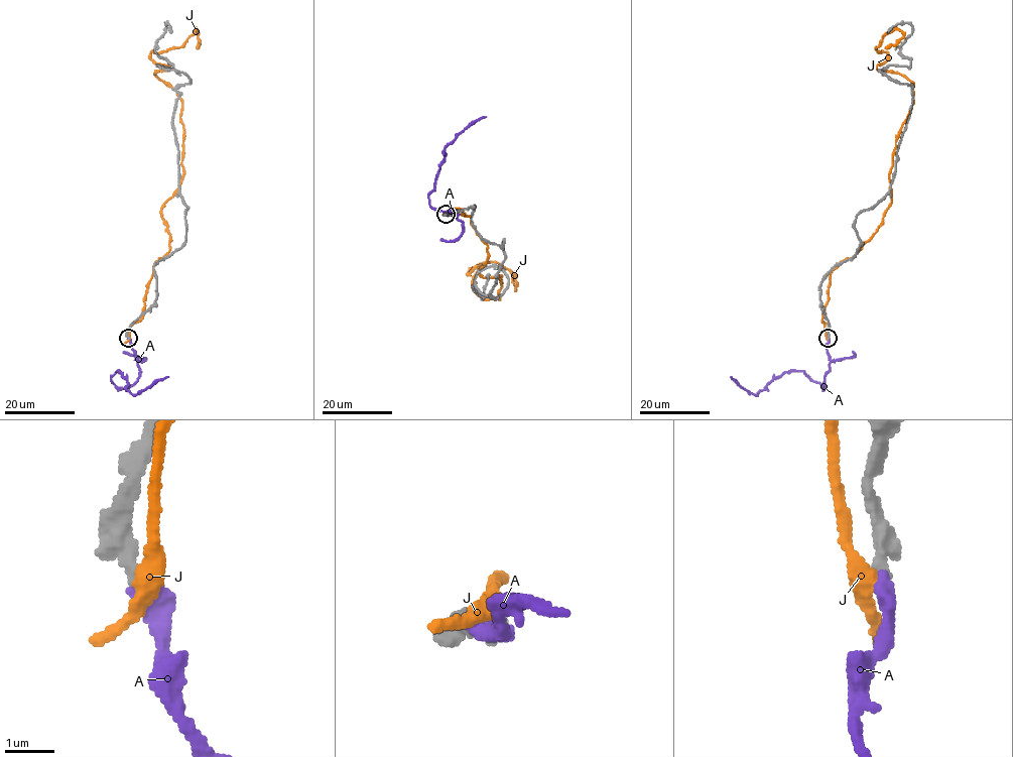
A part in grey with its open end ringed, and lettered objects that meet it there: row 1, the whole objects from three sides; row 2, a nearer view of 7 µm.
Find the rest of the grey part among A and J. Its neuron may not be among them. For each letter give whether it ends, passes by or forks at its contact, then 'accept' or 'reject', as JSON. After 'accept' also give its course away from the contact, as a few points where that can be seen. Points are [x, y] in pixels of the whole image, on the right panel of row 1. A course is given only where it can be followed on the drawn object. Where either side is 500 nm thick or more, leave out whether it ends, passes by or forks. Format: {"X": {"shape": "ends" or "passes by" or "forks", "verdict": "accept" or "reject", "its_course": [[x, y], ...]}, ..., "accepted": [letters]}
{"A": {"shape": "ends", "verdict": "accept", "its_course": [[829, 338], [830, 361], [825, 388], [802, 371], [792, 370], [774, 377], [757, 394], [731, 376]]}, "J": {"shape": "passes by", "verdict": "reject"}, "accepted": ["A"]}

